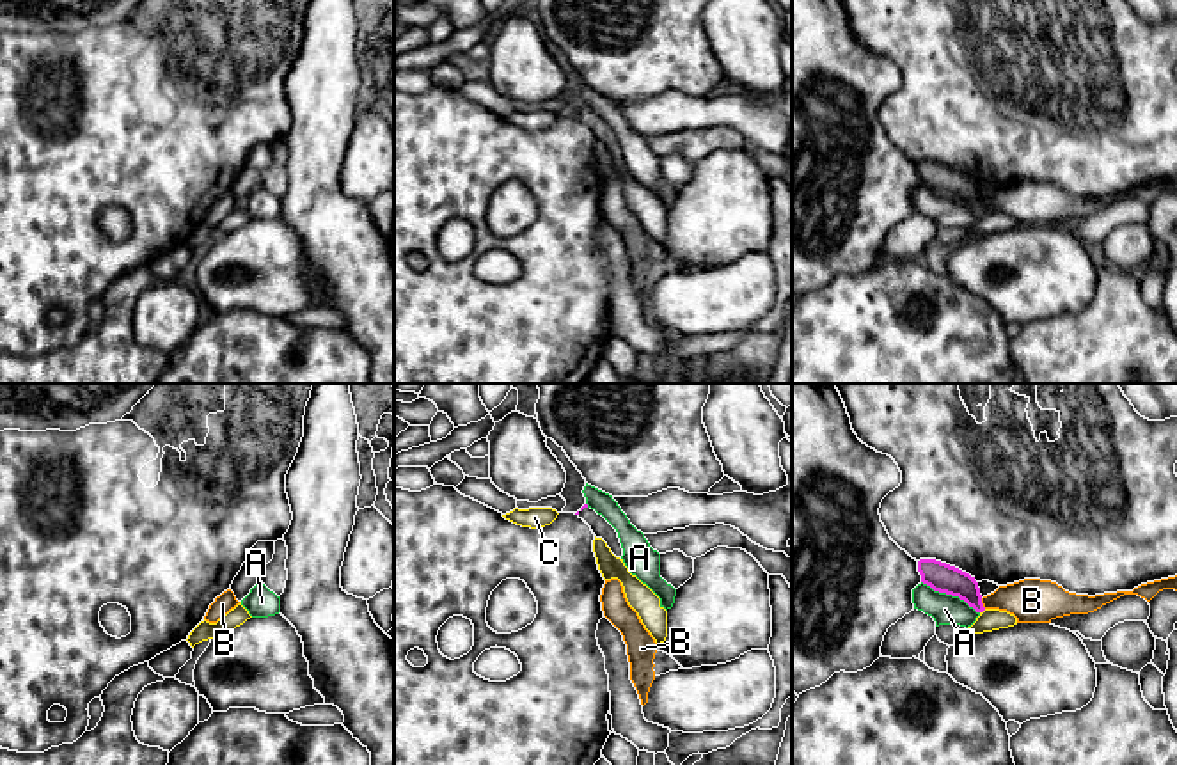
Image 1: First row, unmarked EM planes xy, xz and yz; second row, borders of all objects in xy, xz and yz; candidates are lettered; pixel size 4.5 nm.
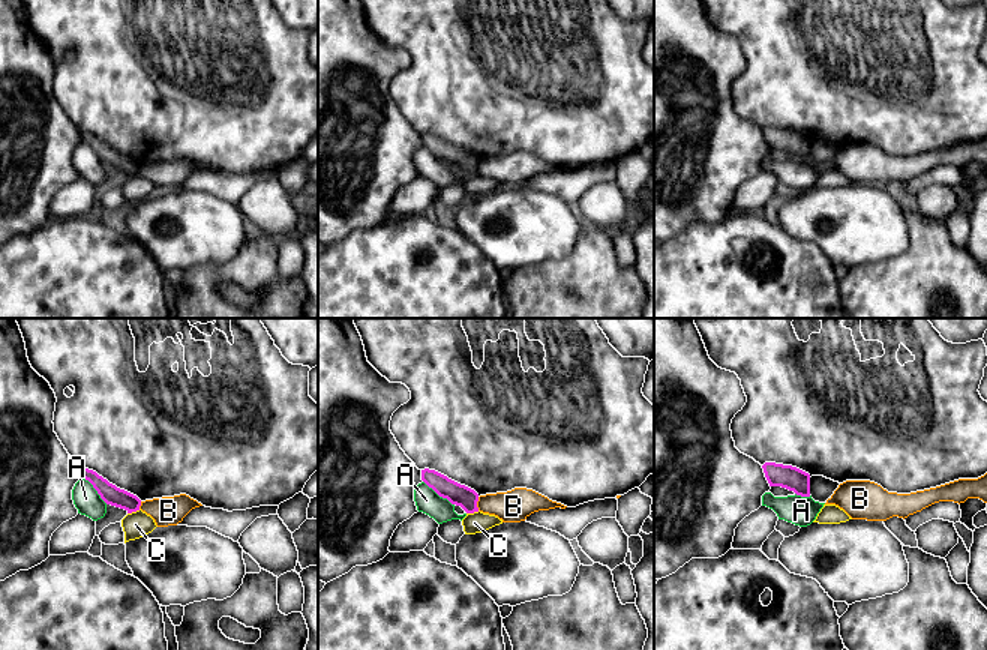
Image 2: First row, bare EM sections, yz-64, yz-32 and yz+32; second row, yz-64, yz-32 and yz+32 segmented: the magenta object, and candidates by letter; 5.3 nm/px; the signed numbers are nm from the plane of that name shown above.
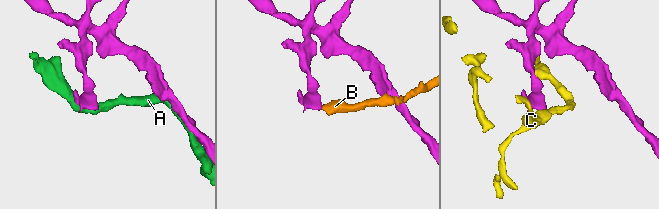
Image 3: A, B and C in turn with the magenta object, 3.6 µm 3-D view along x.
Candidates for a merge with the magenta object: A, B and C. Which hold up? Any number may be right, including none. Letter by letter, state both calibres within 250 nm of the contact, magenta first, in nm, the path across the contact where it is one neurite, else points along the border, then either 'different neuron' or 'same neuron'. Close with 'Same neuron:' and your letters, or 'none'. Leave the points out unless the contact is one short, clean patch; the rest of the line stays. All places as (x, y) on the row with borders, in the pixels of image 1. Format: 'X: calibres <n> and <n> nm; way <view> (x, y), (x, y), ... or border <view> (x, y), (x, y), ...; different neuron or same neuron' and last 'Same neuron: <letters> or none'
A: calibres 130 and 140 nm; different neuron
B: calibres 130 and 200 nm; border yz (980, 599), (986, 607); different neuron
C: calibres 130 and 100 nm; different neuron
Same neuron: none

